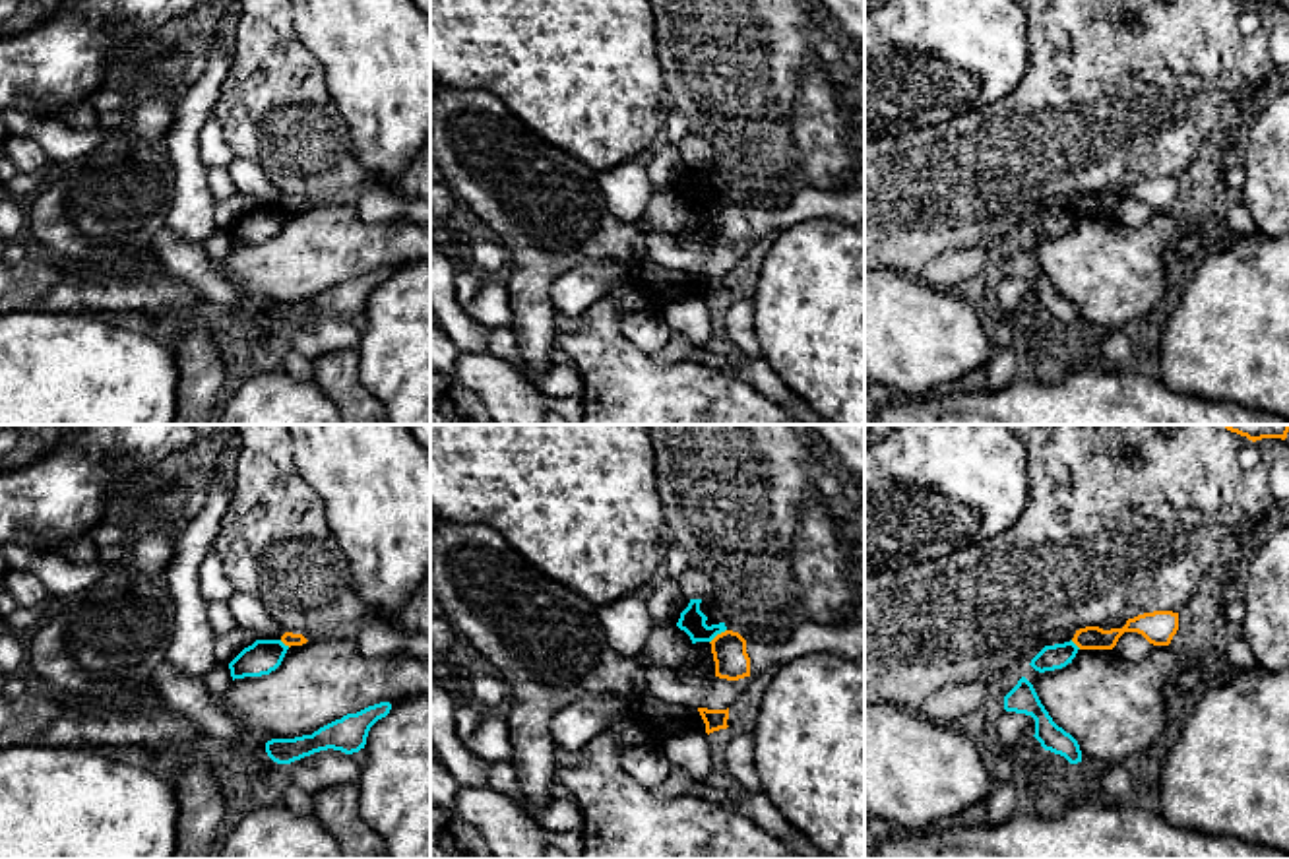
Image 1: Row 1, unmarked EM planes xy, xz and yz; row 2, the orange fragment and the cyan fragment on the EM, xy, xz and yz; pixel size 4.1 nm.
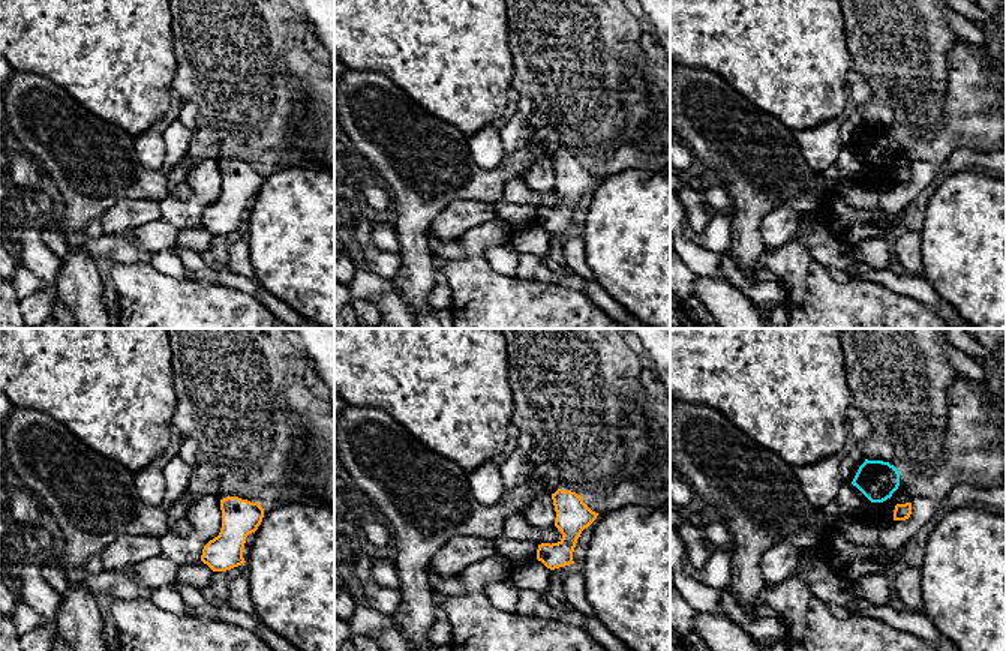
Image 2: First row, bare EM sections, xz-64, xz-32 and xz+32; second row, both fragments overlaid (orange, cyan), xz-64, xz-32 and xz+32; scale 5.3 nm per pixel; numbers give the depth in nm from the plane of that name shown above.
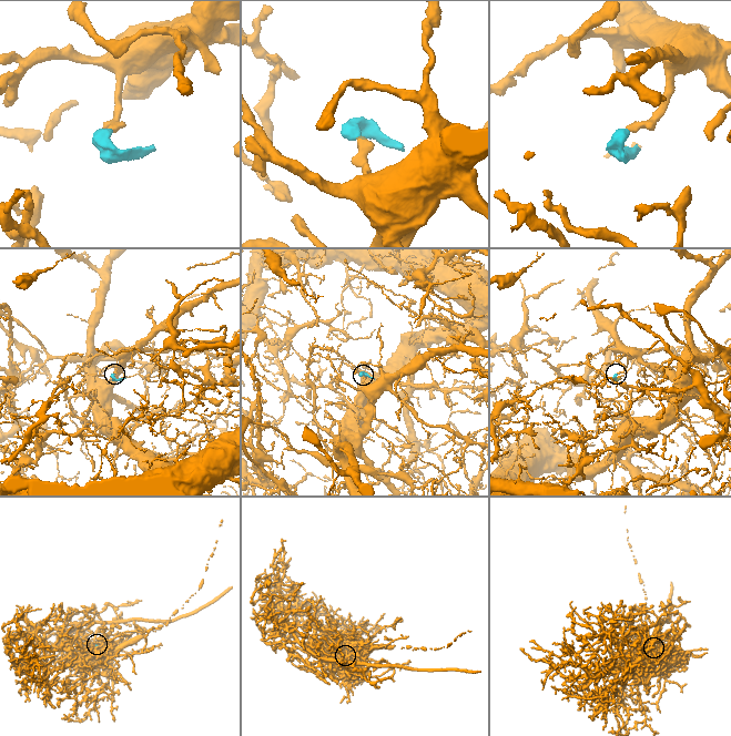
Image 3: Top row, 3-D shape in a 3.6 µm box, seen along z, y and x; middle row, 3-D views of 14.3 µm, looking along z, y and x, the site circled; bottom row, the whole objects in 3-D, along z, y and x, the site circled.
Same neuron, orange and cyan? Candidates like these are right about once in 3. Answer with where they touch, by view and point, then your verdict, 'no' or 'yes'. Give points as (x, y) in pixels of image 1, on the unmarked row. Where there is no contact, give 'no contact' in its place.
contact xz (718, 200); no

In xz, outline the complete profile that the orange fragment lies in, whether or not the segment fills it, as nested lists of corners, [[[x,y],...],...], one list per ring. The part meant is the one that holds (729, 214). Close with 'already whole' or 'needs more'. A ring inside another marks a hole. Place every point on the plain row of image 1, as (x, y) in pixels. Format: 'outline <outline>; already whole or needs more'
outline [[[725,196],[717,200],[709,209],[715,227],[715,242],[727,246],[750,242],[746,206],[739,198]]]; already whole

